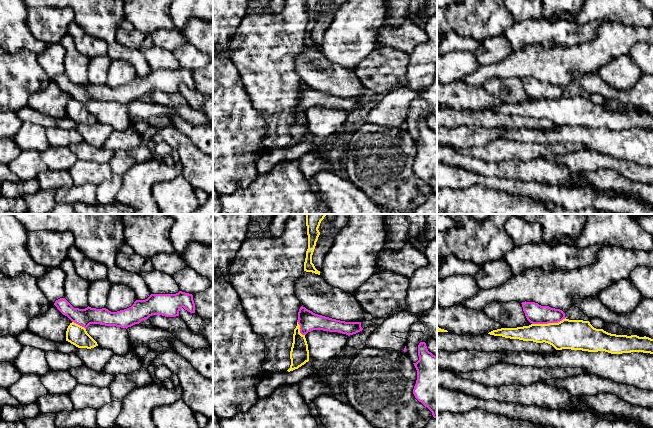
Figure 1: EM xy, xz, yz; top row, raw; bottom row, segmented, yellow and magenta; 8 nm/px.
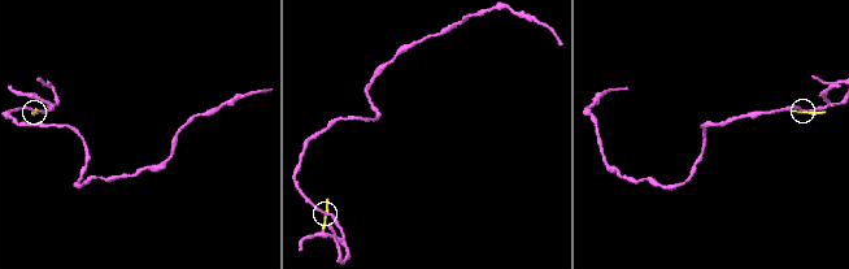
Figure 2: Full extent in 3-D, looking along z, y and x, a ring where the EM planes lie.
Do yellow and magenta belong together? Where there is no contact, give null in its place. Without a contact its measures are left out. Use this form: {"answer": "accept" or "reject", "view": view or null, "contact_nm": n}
{"answer": "reject", "view": "yz", "contact_nm": 280}

